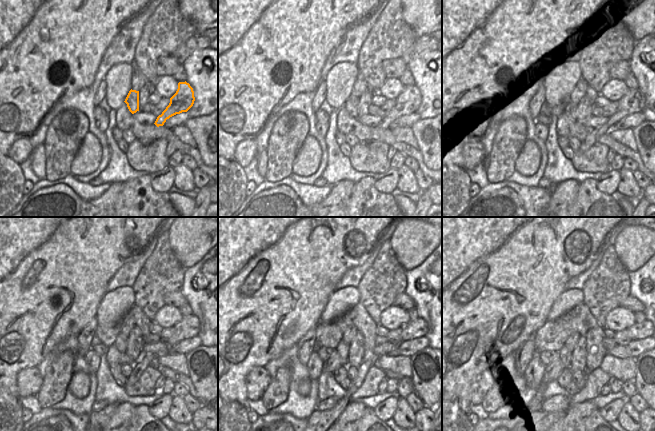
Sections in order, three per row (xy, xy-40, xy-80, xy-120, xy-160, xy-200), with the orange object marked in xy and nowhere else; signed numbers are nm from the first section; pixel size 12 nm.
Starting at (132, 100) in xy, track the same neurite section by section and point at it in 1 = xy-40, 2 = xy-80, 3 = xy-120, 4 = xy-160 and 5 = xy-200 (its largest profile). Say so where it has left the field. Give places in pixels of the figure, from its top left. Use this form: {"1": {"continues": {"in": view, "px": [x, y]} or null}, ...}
{"1": {"continues": {"in": "xy-40", "px": [351, 105]}}, "2": {"continues": {"in": "xy-80", "px": [570, 110]}}, "3": {"continues": {"in": "xy-120", "px": [120, 343]}}, "4": {"continues": {"in": "xy-160", "px": [342, 348]}}, "5": {"continues": {"in": "xy-200", "px": [565, 354]}}}

